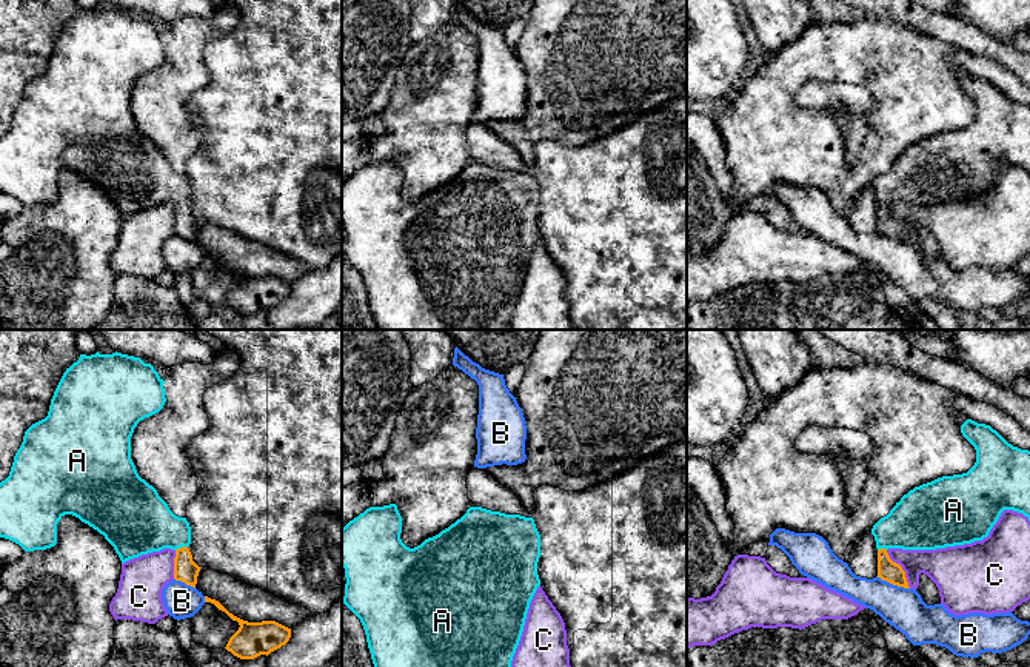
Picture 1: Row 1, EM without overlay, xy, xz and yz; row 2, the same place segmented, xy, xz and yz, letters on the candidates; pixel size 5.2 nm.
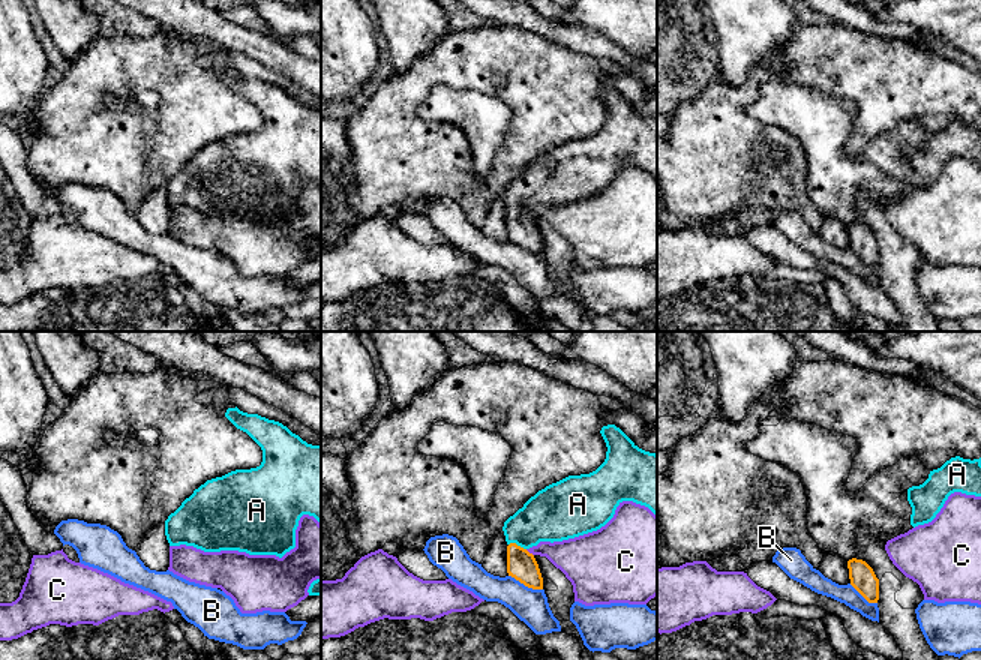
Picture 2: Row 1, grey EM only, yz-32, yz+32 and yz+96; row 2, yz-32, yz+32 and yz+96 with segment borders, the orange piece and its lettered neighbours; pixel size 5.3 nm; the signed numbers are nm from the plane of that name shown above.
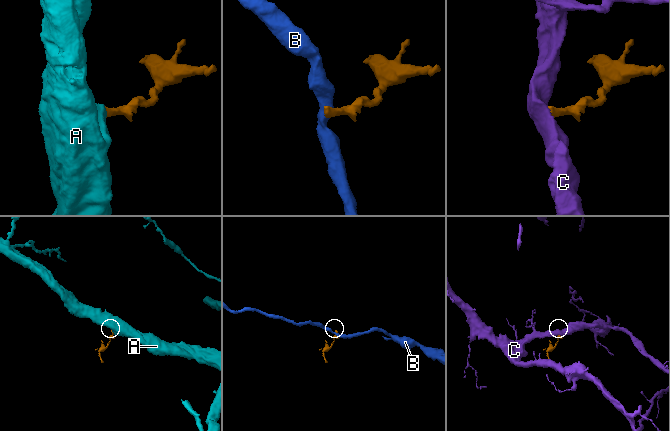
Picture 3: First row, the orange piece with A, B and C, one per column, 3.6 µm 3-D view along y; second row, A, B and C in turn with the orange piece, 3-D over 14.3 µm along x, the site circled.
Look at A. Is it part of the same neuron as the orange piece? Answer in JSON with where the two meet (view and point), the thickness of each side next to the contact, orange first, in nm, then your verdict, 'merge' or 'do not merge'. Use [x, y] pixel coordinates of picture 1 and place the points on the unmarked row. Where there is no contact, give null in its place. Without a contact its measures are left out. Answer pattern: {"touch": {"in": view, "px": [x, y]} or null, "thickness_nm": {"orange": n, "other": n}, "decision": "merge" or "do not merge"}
{"touch": {"in": "xy", "px": [182, 202]}, "thickness_nm": {"orange": 120, "other": 320}, "decision": "merge"}

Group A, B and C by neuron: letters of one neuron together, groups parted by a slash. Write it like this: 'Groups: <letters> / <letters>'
Groups: A / B / C

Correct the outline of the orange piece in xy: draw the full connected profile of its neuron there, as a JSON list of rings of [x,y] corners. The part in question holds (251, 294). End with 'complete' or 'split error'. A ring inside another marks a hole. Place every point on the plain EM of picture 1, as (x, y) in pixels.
[[[205,251],[205,257],[214,259],[219,265],[225,266],[232,276],[239,277],[239,285],[229,293],[226,305],[240,314],[254,314],[260,310],[285,300],[291,293],[291,283],[276,277],[248,277],[229,268],[219,256]]]; complete

